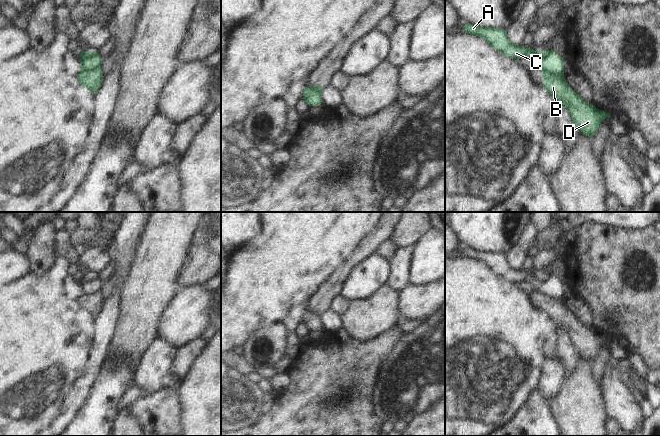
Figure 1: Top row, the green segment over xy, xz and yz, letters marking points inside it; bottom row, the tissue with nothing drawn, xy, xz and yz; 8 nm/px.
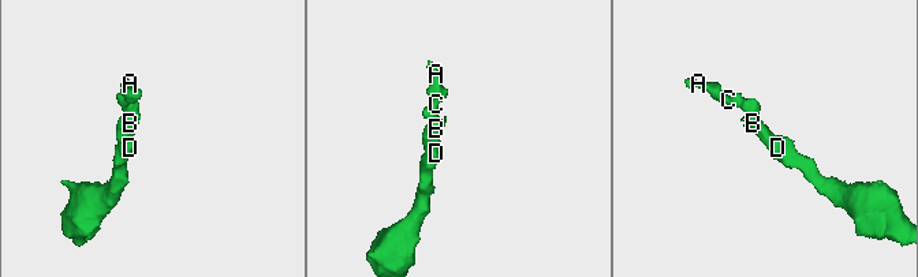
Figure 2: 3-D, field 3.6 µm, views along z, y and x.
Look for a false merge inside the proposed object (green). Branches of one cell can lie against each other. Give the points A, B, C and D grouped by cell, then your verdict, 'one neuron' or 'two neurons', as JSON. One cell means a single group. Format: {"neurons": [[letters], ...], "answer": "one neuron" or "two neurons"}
{"neurons": [["A", "C"], ["B", "D"]], "answer": "two neurons"}

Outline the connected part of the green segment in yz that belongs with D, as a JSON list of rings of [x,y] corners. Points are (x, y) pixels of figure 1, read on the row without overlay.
[[[543,295],[543,311],[555,326],[567,331],[577,353],[591,362],[594,362],[603,342],[612,342],[605,335],[596,333],[593,328],[586,328],[561,300]]]

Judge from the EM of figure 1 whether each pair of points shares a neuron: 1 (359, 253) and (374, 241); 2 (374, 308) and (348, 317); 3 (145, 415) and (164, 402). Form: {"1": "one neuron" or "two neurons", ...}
{"1": "one neuron", "2": "one neuron", "3": "one neuron"}

